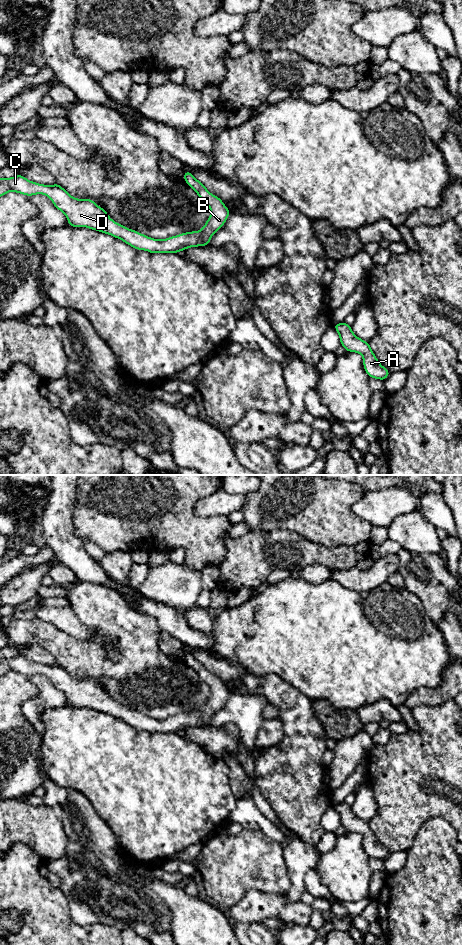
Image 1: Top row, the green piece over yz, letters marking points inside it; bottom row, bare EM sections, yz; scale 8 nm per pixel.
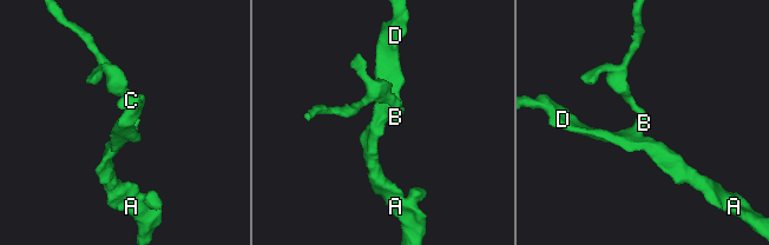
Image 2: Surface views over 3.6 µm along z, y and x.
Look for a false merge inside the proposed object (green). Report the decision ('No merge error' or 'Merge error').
No merge error

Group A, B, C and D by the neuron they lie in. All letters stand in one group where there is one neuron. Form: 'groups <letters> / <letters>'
groups A B C D

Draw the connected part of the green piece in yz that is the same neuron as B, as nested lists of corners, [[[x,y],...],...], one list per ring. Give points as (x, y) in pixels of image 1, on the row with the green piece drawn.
[[[184,171],[184,181],[193,188],[199,198],[210,207],[210,217],[200,231],[192,231],[158,240],[113,221],[107,212],[92,199],[76,199],[58,183],[43,185],[29,181],[21,174],[0,178],[0,196],[14,191],[26,196],[44,194],[62,211],[72,227],[87,227],[121,239],[137,250],[154,253],[178,253],[189,247],[210,245],[213,234],[221,229],[230,215],[222,200],[211,194],[189,171]]]

